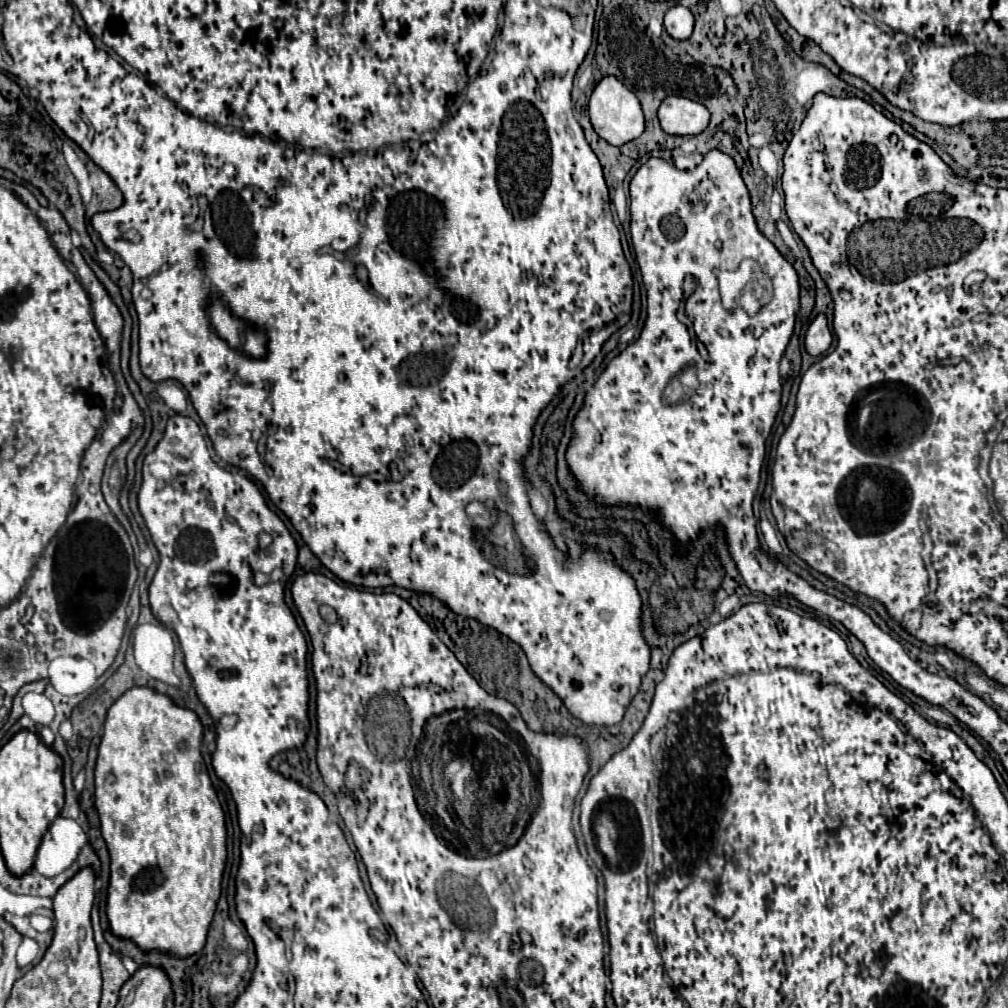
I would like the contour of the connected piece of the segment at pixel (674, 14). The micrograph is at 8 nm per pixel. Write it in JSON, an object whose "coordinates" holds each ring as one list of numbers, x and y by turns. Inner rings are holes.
{"coordinates":[[676,4,672,6,666,16,664,16,664,26,666,26,666,32,672,36,672,38,678,38,678,40,686,40,690,34,692,34,692,28,694,28,694,16,692,12,682,6,682,4]]}

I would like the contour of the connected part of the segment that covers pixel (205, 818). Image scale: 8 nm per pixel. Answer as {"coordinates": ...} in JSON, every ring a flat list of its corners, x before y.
{"coordinates":[[134,686,126,690,108,710,106,722,104,722,104,734,102,742,98,746,98,770,96,770,96,784,98,784,98,804,96,810,100,814,102,824,102,836,106,840,108,852,110,852,110,886,108,886,108,920,110,930,116,936,130,938,136,946,142,950,162,950,170,952,174,956,186,958,190,954,196,954,202,950,206,942,206,932,212,922,216,902,220,898,220,884,222,884,222,872,226,864,226,824,224,824,224,810,220,806,220,800,216,796,216,790,212,786,206,762,200,752,202,742,202,722,198,714,186,706,176,704,170,696,152,690,148,686]]}

